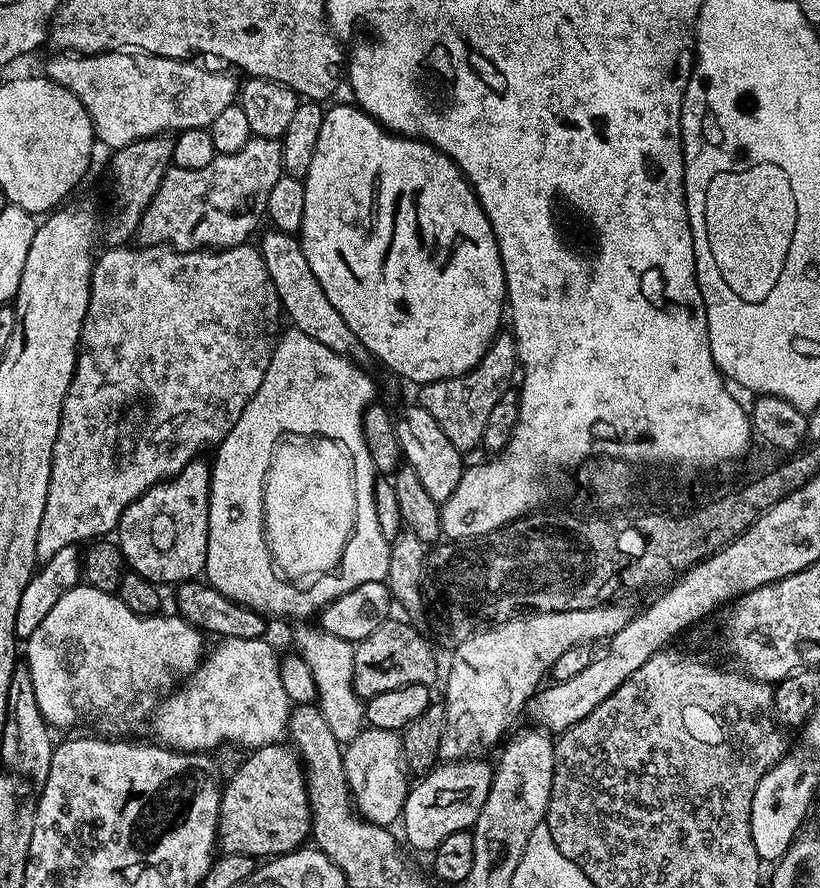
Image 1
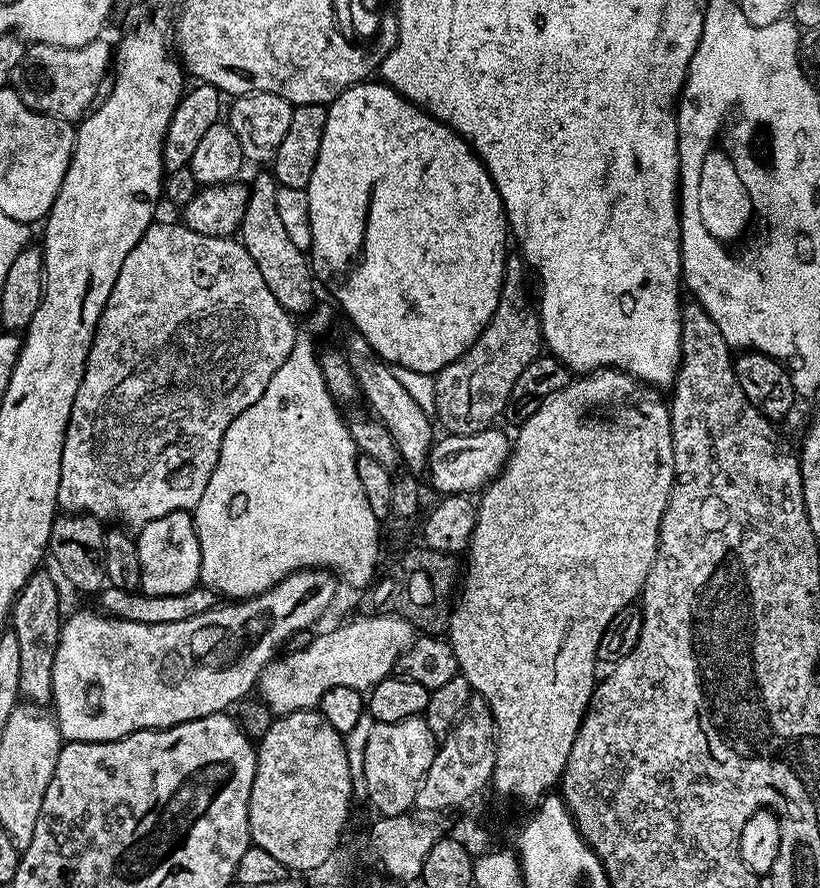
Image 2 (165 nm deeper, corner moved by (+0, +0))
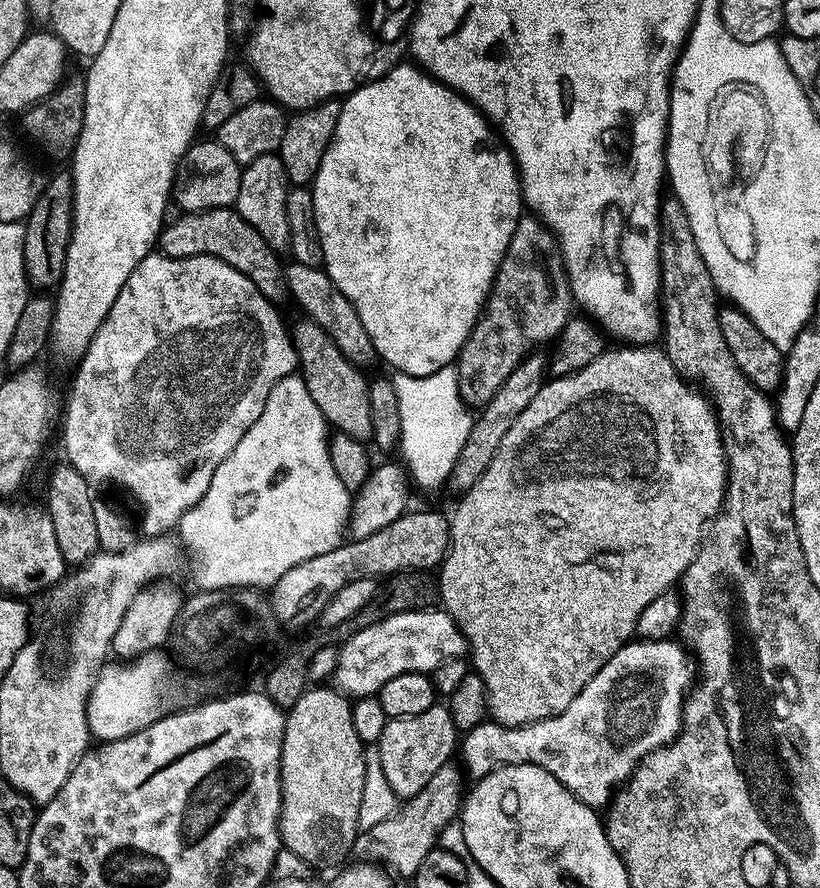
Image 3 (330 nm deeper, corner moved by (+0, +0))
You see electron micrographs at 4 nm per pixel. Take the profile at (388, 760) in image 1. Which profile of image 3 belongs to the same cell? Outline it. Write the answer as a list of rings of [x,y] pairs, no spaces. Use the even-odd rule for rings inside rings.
[[[443,703],[431,704],[422,714],[393,716],[386,722],[376,744],[381,755],[382,773],[397,798],[417,796],[458,746],[458,729]]]

